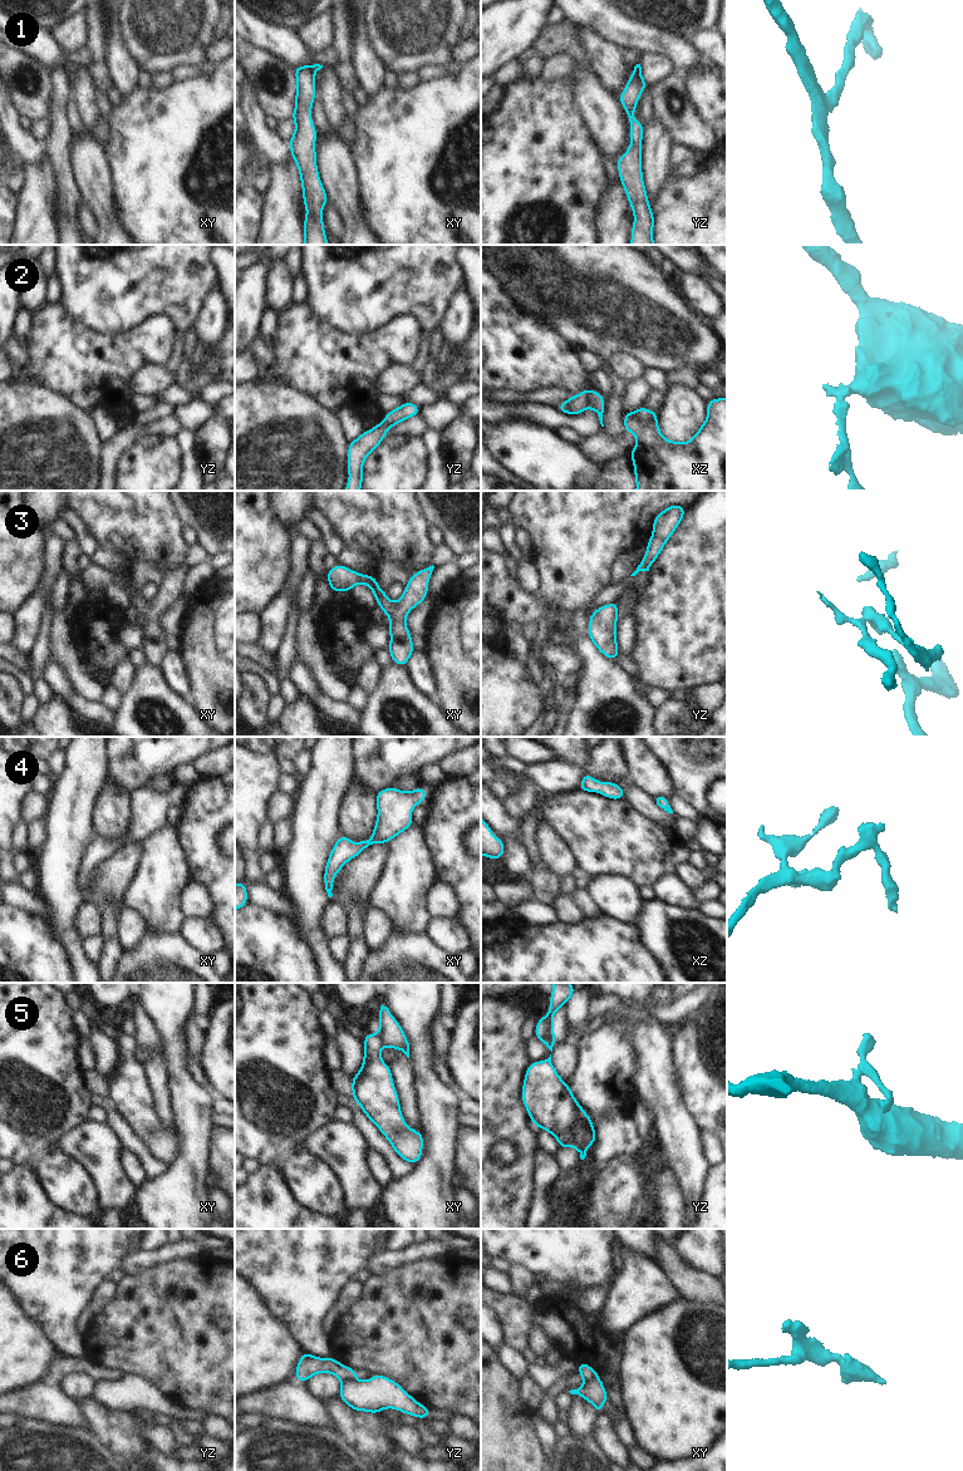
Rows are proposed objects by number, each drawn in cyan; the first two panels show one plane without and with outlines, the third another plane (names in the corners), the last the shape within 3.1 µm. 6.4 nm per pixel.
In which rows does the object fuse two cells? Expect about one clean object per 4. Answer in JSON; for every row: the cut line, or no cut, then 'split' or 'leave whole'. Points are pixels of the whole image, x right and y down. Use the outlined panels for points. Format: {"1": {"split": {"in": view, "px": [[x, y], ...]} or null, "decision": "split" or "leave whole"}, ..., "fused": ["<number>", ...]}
{"1": {"split": {"in": "yz", "px": [[633, 69], [643, 89]]}, "decision": "split"}, "2": {"split": {"in": "xz", "px": [[590, 390], [586, 398], [586, 407]]}, "decision": "split"}, "3": {"split": null, "decision": "leave whole"}, "4": {"split": null, "decision": "leave whole"}, "5": {"split": {"in": "xy", "px": [[377, 1034], [383, 1044]]}, "decision": "split"}, "6": {"split": {"in": "xy", "px": [[598, 1376], [585, 1381]]}, "decision": "split"}, "fused": ["1", "2", "5", "6"]}

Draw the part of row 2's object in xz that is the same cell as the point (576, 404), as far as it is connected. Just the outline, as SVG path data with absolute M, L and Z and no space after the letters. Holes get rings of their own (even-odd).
M589 389L581 390L579 394L570 397L566 402L559 403L557 410L569 415L581 414L588 408Z

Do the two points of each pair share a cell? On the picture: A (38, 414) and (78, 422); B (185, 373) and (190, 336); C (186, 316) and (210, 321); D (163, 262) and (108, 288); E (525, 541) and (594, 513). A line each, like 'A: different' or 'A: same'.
A: same
B: same
C: different
D: same
E: different

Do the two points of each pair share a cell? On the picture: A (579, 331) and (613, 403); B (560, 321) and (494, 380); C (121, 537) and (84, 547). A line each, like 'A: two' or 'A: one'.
A: one
B: two
C: two

